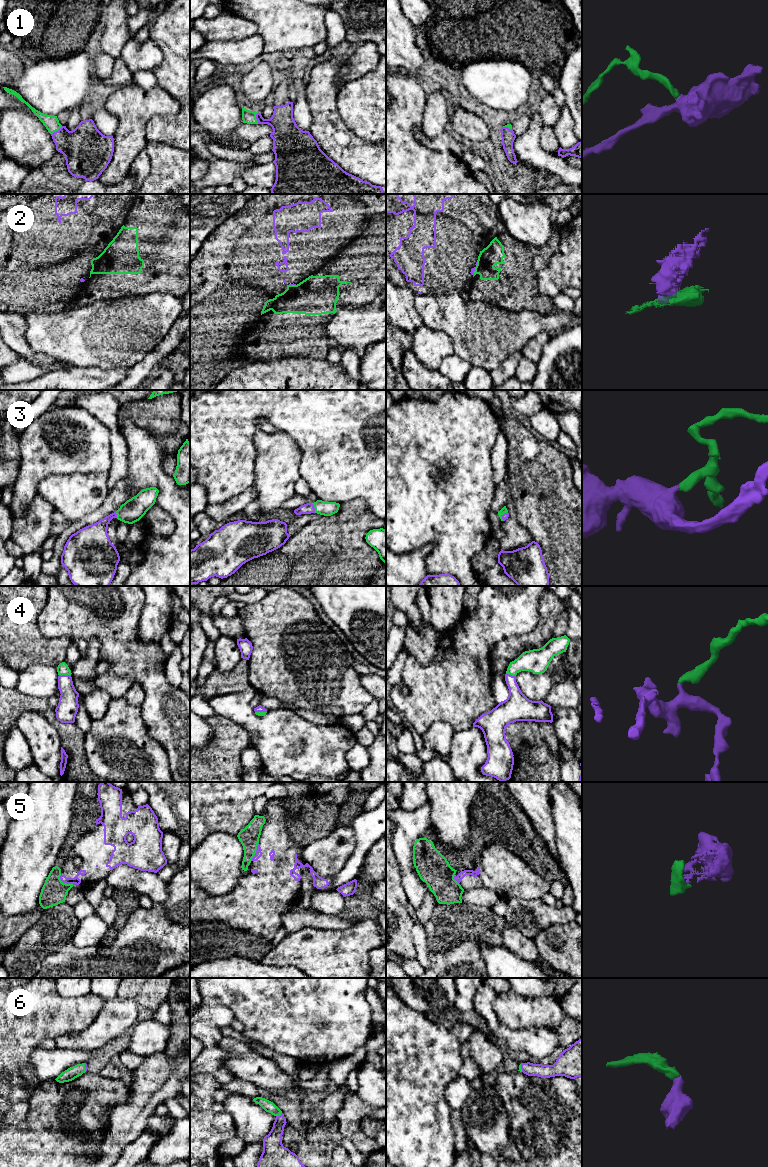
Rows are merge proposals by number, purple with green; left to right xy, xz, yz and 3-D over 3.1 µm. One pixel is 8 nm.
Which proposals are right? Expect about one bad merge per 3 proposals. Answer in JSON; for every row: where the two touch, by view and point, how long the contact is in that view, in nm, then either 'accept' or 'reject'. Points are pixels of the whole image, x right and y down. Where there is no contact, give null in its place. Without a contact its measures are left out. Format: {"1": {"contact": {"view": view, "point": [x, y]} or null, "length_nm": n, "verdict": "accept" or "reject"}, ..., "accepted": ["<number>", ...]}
{"1": {"contact": {"view": "xy", "point": [56, 131]}, "length_nm": 120, "verdict": "accept"}, "2": {"contact": {"view": "yz", "point": [474, 270]}, "length_nm": 70, "verdict": "reject"}, "3": {"contact": {"view": "xz", "point": [314, 508]}, "length_nm": 90, "verdict": "accept"}, "4": {"contact": {"view": "xy", "point": [65, 675]}, "length_nm": 100, "verdict": "accept"}, "5": {"contact": {"view": "xz", "point": [256, 851]}, "length_nm": 160, "verdict": "reject"}, "6": {"contact": {"view": "xz", "point": [280, 1115]}, "length_nm": 60, "verdict": "accept"}, "accepted": ["1", "3", "4", "6"]}

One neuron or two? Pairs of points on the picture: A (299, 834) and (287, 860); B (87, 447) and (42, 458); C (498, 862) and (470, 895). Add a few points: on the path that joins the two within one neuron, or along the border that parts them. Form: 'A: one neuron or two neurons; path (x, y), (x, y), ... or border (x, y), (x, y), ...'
A: two neurons; border (290, 839), (303, 847)
B: one neuron; path (76, 447), (53, 447)
C: two neurons; border (464, 889), (491, 888), (498, 896)

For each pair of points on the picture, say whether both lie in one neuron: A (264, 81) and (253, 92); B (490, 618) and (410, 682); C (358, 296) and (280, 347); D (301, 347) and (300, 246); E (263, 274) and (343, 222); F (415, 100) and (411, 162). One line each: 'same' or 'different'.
A: same
B: same
C: same
D: different
E: same
F: same

